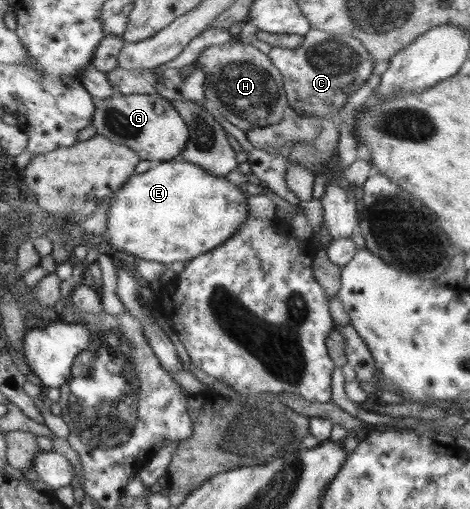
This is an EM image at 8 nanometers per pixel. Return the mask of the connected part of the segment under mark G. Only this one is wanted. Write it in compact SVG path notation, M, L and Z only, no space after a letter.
M157 93L118 95L106 99L94 97L94 105L96 111L92 114L90 126L96 130L96 136L126 145L141 161L172 161L184 151L188 143L189 128L186 128L186 124L182 122L180 114L174 110L170 101Z

